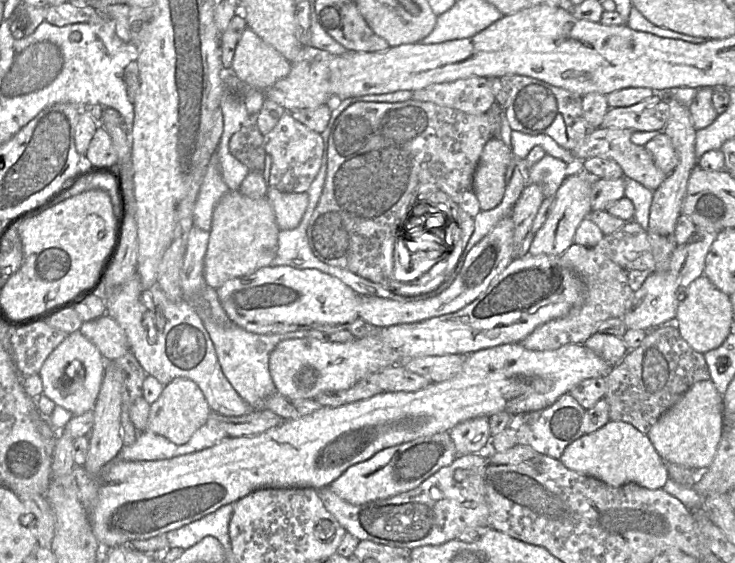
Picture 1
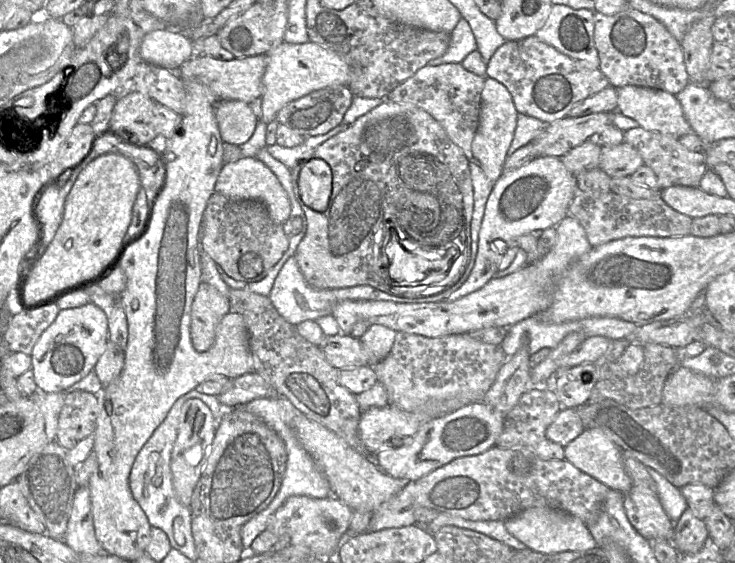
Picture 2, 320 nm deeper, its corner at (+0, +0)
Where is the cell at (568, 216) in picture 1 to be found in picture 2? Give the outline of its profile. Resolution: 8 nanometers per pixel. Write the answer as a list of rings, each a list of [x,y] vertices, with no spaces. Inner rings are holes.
[[[627,143],[617,146],[603,146],[598,167],[610,178],[630,177],[643,166],[638,151]]]

